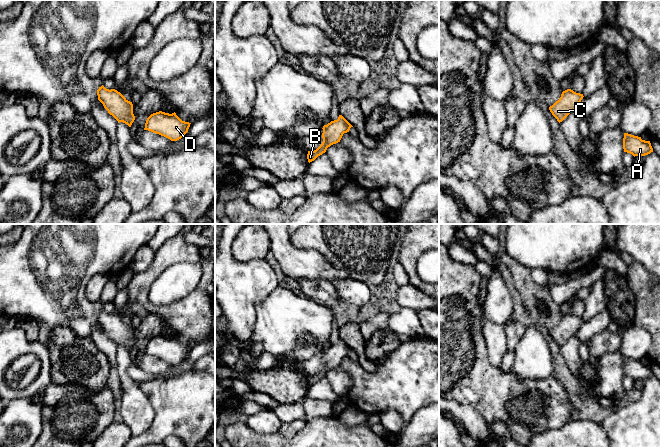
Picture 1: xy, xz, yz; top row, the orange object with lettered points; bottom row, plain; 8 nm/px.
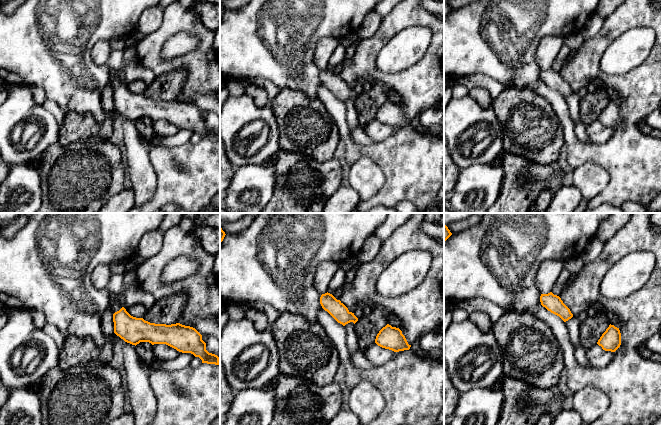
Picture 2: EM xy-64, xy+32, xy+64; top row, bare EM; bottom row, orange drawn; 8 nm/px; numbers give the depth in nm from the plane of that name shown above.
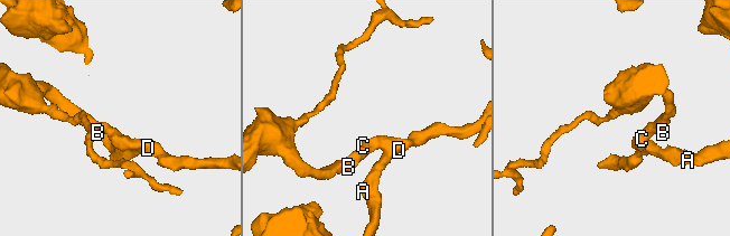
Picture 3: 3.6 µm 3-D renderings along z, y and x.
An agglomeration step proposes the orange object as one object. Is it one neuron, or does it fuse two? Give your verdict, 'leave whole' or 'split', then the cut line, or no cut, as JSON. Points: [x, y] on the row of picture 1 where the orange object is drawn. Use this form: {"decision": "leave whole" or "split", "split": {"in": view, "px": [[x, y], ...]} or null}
{"decision": "leave whole", "split": null}

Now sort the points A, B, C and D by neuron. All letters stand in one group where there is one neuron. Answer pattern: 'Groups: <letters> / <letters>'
Groups: A B C D

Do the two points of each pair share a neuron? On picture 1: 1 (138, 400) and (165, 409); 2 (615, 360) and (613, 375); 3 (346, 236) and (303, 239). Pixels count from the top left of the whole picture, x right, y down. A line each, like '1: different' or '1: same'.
1: different
2: same
3: same

